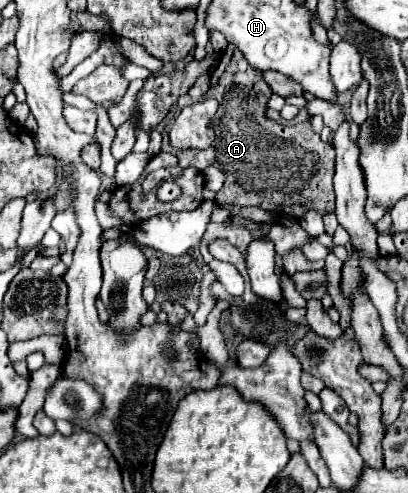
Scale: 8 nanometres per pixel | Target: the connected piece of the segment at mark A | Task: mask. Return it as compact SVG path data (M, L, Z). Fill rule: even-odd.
M228 44L218 64L210 72L208 98L220 102L214 118L216 140L206 150L174 150L170 144L162 144L164 152L174 152L180 160L176 172L186 166L204 170L214 166L226 174L226 182L218 192L220 204L234 206L260 206L272 212L276 218L292 216L300 218L308 210L316 210L322 216L334 212L334 160L336 150L332 144L324 144L312 130L310 120L304 124L276 124L264 116L266 102L270 100L270 88L252 88L250 82L266 82L260 70L254 70L238 46Z

